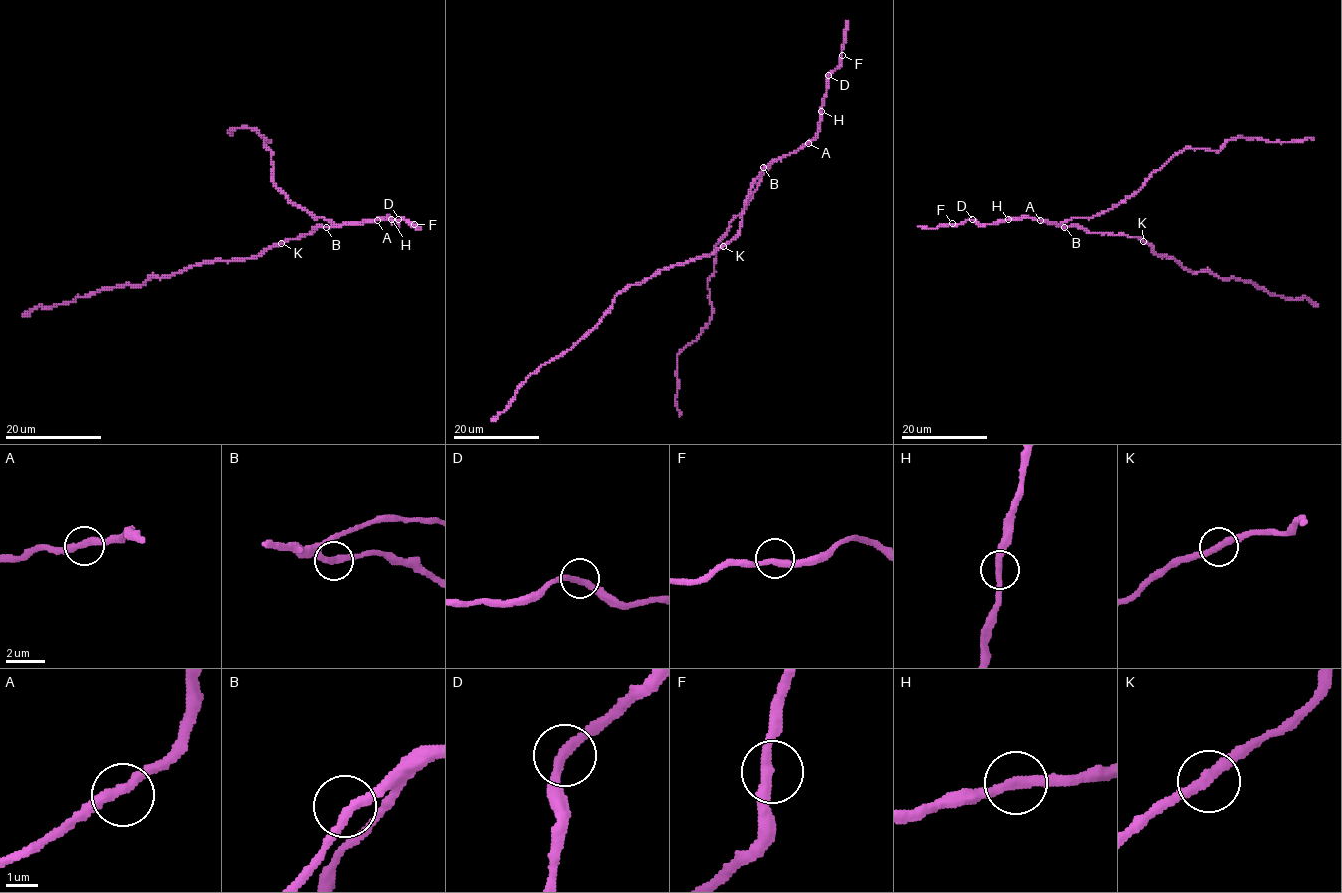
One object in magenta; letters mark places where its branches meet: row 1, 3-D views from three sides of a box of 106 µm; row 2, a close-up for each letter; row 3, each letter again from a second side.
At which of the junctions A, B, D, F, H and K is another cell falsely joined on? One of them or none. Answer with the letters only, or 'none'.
none

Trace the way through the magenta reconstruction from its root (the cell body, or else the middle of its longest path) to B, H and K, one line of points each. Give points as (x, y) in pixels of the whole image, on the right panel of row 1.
B: (1101, 233), (1087, 232), (1075, 226), (1064, 227)
H: (1101, 233), (1033, 218), (1008, 219)
K: (1101, 233), (1124, 234), (1143, 241)

